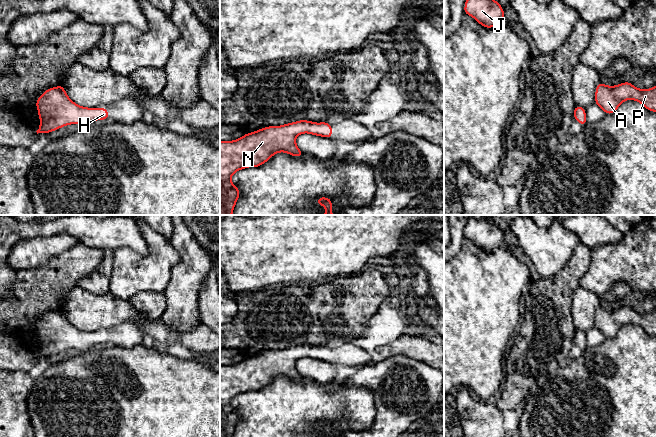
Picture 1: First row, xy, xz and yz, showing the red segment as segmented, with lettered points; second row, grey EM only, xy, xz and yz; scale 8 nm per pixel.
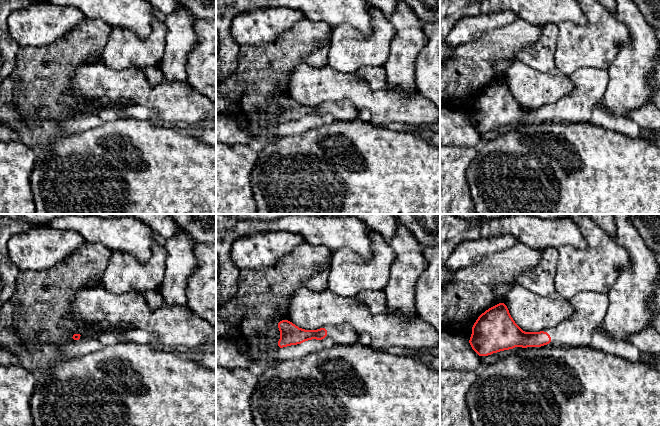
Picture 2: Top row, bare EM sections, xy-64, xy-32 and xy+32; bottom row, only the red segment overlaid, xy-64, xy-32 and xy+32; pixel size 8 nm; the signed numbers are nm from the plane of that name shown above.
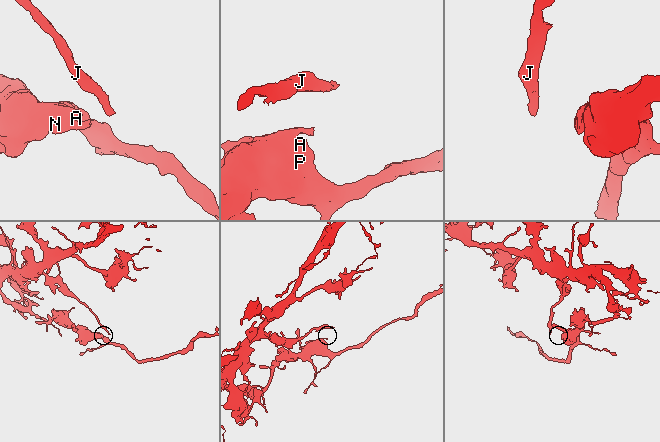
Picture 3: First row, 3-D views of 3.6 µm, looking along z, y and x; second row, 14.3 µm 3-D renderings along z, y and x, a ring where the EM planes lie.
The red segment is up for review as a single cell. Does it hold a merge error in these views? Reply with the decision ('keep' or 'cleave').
keep

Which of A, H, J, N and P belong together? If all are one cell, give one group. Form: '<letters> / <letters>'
A H J N P

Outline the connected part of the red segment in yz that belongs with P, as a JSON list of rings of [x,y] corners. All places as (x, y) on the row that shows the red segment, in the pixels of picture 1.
[[[600,82],[596,86],[595,104],[605,114],[616,112],[619,105],[629,99],[640,102],[649,111],[656,112],[656,86],[651,89],[638,89],[630,82],[616,86],[607,86]]]

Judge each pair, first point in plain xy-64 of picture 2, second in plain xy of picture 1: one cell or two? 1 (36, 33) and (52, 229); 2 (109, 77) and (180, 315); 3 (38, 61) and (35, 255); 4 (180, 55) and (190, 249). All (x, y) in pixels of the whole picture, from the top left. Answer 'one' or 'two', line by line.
1: two
2: two
3: two
4: one

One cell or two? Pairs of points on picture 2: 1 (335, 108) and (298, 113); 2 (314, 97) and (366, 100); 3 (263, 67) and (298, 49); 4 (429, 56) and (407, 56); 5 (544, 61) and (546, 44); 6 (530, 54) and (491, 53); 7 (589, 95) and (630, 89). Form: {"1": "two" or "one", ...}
{"1": "one", "2": "one", "3": "one", "4": "two", "5": "one", "6": "two", "7": "two"}

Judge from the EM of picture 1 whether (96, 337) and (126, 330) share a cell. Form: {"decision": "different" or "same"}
{"decision": "same"}

